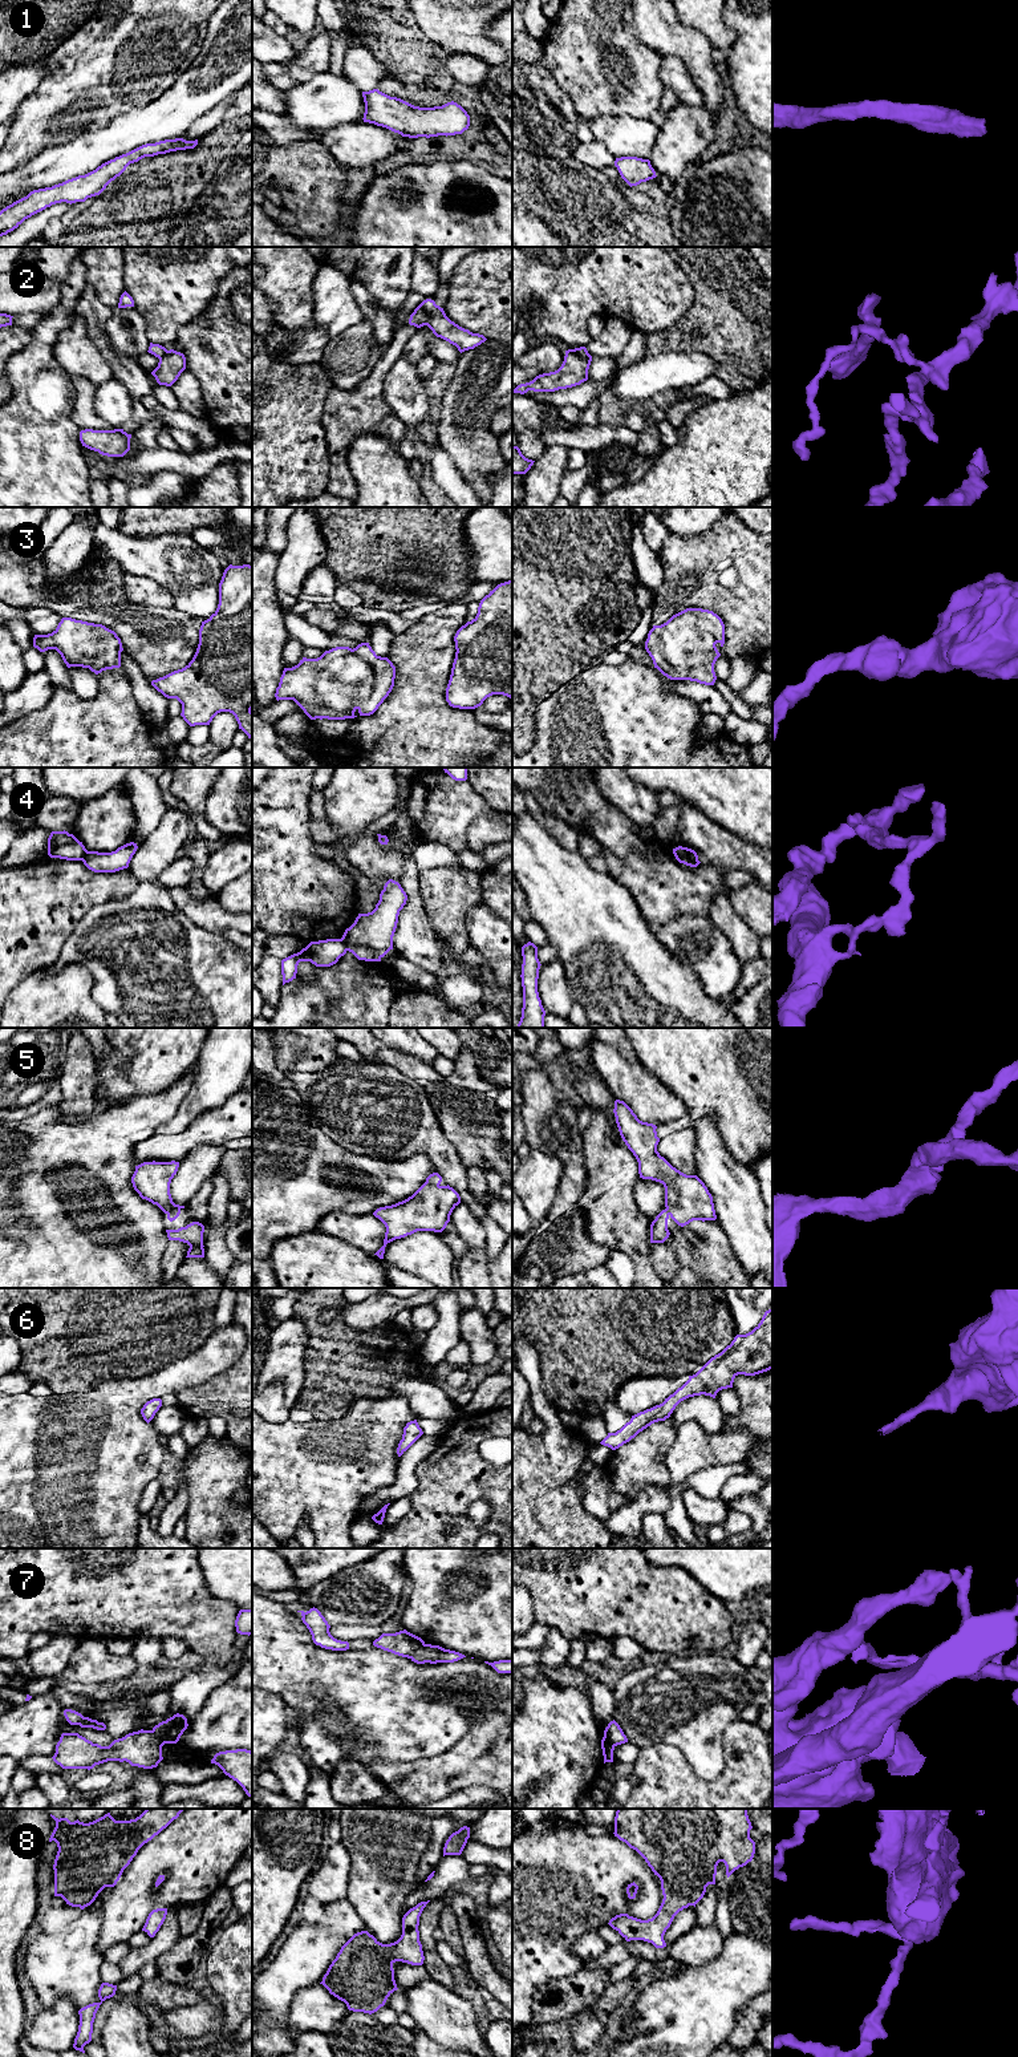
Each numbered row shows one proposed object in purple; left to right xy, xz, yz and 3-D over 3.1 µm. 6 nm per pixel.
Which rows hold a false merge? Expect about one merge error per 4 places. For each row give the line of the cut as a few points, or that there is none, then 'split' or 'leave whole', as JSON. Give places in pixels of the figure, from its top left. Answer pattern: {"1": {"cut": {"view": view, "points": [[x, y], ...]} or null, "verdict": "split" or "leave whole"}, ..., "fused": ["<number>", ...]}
{"1": {"cut": null, "verdict": "leave whole"}, "2": {"cut": {"view": "xz", "points": [[420, 304], [426, 316], [426, 324]]}, "verdict": "split"}, "3": {"cut": null, "verdict": "leave whole"}, "4": {"cut": {"view": "xz", "points": [[341, 938], [348, 950]]}, "verdict": "split"}, "5": {"cut": null, "verdict": "leave whole"}, "6": {"cut": null, "verdict": "leave whole"}, "7": {"cut": {"view": "xz", "points": [[424, 1643], [410, 1657]]}, "verdict": "split"}, "8": {"cut": null, "verdict": "leave whole"}, "fused": ["2", "4", "7"]}

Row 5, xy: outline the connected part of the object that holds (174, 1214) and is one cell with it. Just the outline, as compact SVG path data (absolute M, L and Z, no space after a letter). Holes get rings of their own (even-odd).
M143 1162L135 1166L131 1177L134 1190L142 1199L157 1204L170 1222L175 1220L184 1206L175 1204L170 1194L170 1183L179 1162Z

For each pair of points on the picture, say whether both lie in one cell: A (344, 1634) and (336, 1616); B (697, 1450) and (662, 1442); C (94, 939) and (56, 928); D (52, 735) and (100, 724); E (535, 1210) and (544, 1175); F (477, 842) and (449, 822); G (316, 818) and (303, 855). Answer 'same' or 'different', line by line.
A: different
B: different
C: different
D: same
E: same
F: different
G: different

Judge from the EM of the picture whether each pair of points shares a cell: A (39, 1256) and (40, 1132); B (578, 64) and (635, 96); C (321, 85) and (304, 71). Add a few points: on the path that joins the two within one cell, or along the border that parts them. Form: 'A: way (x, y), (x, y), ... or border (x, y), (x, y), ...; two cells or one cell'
A: way (40, 1226), (40, 1162); one cell
B: way (592, 64), (603, 69), (620, 86); one cell
C: border (331, 51), (329, 65), (299, 84); two cells

